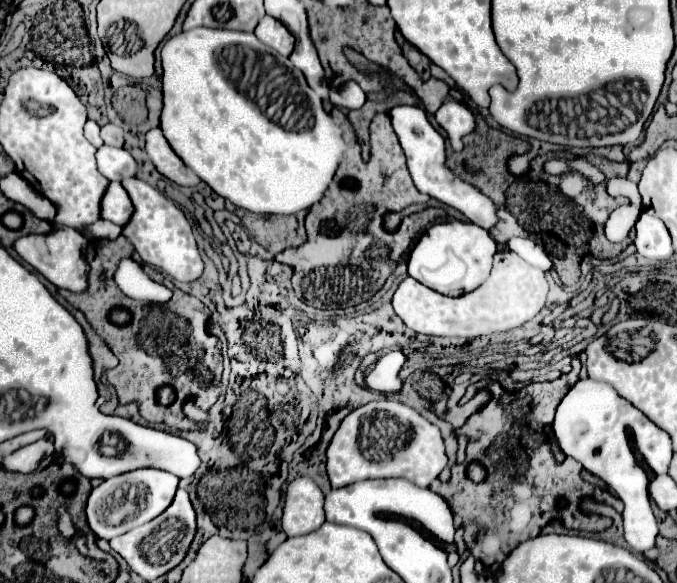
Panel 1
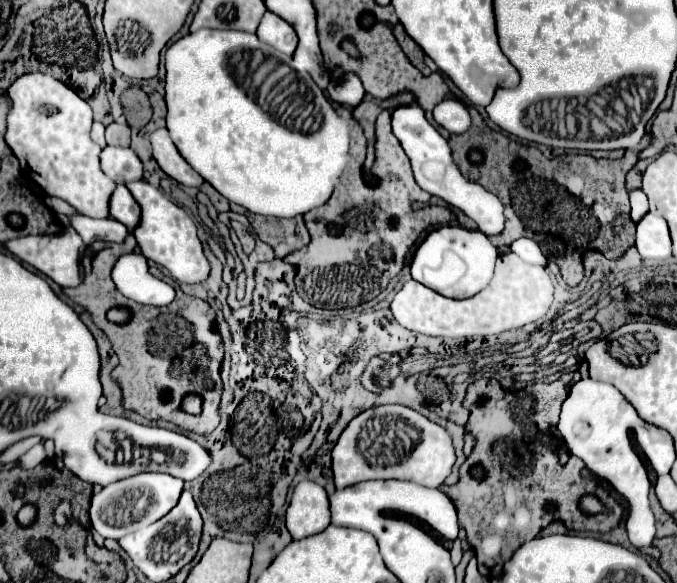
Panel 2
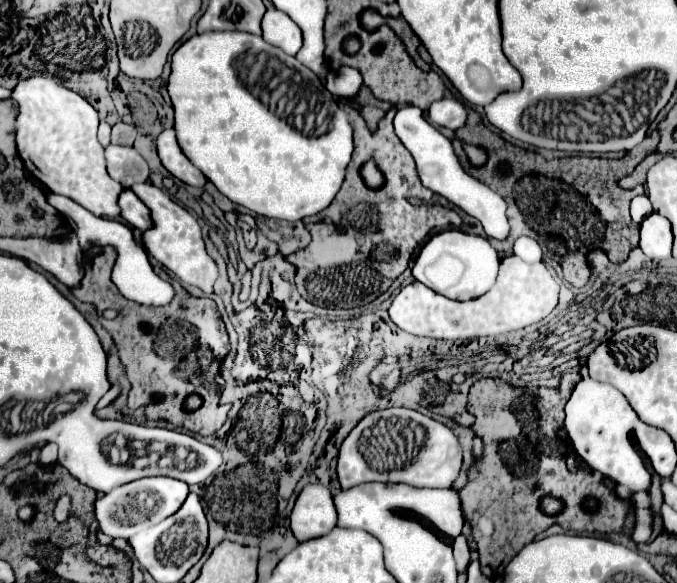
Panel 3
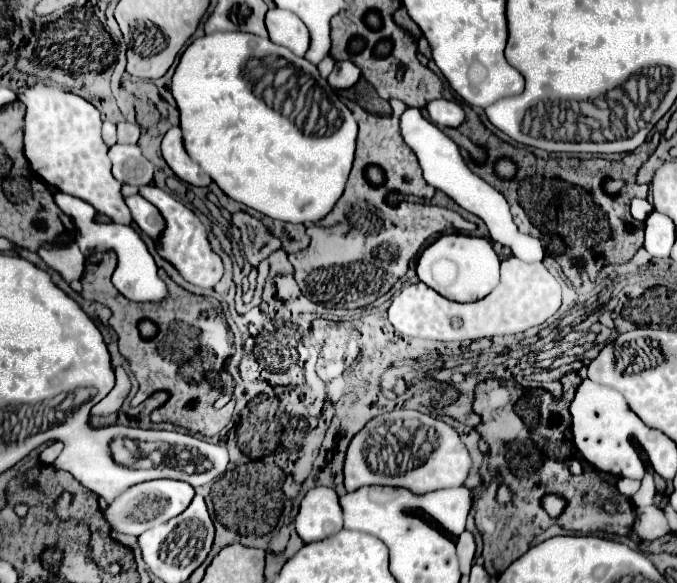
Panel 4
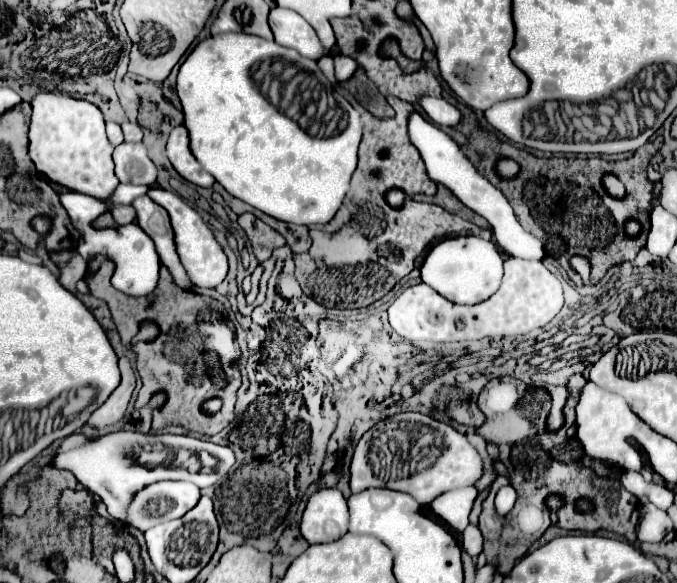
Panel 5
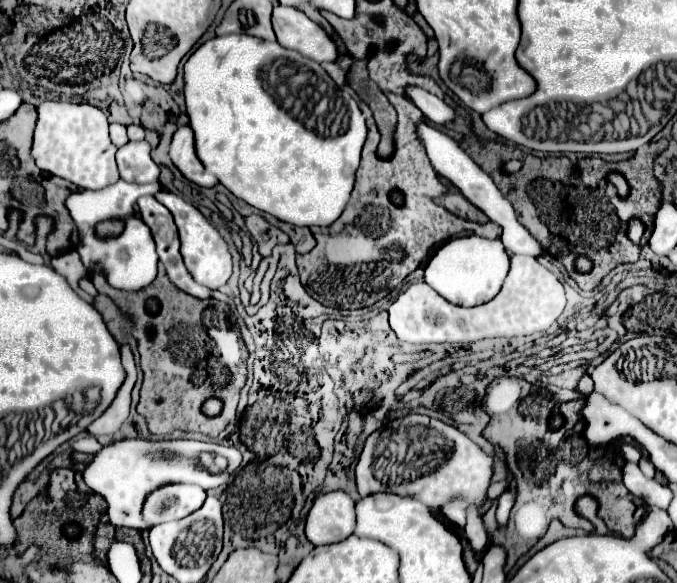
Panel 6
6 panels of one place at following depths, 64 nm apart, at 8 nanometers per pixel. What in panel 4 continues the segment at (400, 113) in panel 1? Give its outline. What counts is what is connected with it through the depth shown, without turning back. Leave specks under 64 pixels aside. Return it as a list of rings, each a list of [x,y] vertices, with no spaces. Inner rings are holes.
[[[408,108],[402,114],[400,128],[402,128],[404,142],[418,156],[423,176],[430,186],[434,186],[436,190],[446,192],[464,210],[468,210],[468,212],[476,214],[478,218],[482,218],[486,222],[491,240],[500,242],[502,246],[510,248],[516,258],[528,260],[528,258],[532,258],[532,254],[542,254],[542,258],[544,258],[544,250],[542,250],[540,240],[518,230],[518,226],[512,220],[510,206],[506,198],[496,188],[492,188],[488,182],[484,182],[483,179],[469,169],[460,154],[460,148],[456,146],[454,140],[451,140],[440,128],[436,128],[432,122],[428,122],[418,108]]]

